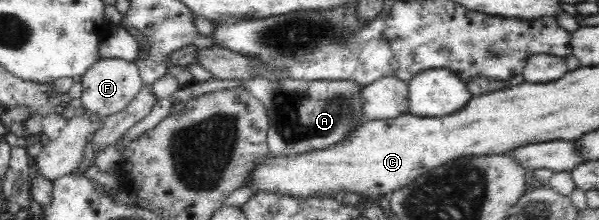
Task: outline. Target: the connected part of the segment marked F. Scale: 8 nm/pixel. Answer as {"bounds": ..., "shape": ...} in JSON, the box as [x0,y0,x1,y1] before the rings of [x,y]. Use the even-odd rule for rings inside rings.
{"bounds":[79,59,143,119],"shape":[[[100,59],[79,80],[82,83],[81,107],[102,119],[126,109],[143,88],[139,68],[134,62],[122,59]]]}

